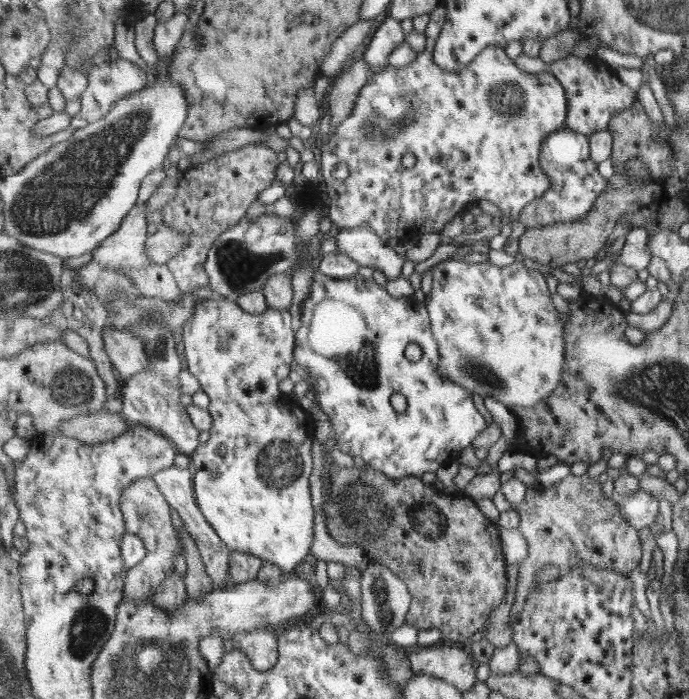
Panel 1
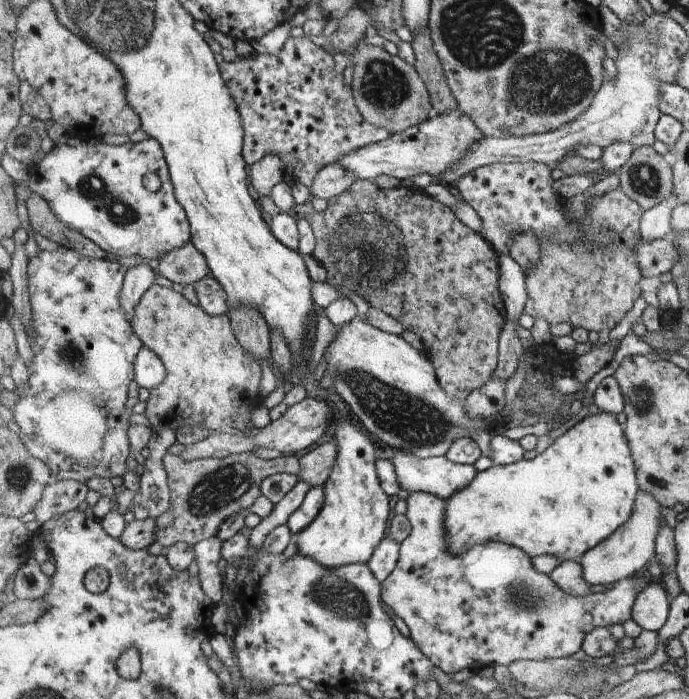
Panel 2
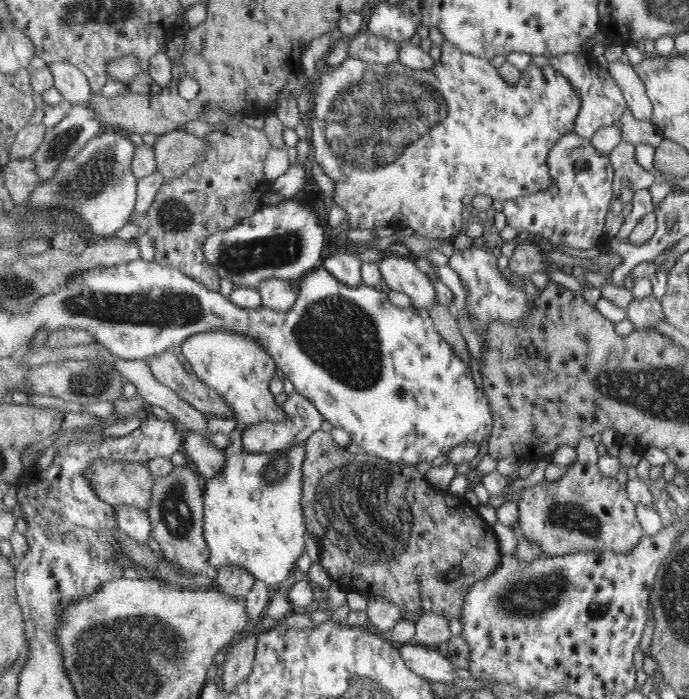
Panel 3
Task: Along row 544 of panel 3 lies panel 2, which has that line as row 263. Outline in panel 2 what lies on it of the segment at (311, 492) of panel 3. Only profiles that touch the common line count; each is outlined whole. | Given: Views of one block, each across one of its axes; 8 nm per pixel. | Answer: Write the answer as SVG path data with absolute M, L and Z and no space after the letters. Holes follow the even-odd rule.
M358 179L348 191L330 198L326 211L314 211L313 214L309 213L305 217L312 222L314 233L318 240L316 251L311 256L327 270L326 282L343 294L354 292L359 294L359 296L363 296L373 308L381 309L383 312L389 313L389 316L396 317L398 321L402 321L405 329L415 330L422 338L424 352L427 355L431 355L438 380L442 382L444 390L448 394L457 394L457 398L465 400L468 394L484 387L489 381L493 380L492 376L500 362L500 336L507 320L506 304L500 289L499 254L481 236L480 232L472 230L469 226L463 224L450 207L440 204L435 197L433 198L421 190L401 185L392 189L382 189L375 184L374 180L369 179Z

